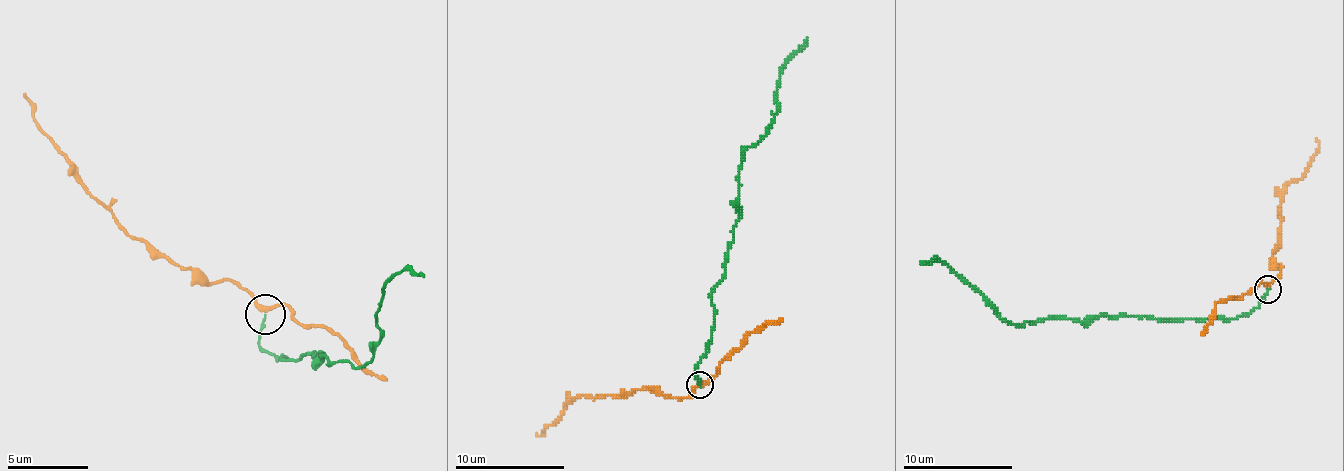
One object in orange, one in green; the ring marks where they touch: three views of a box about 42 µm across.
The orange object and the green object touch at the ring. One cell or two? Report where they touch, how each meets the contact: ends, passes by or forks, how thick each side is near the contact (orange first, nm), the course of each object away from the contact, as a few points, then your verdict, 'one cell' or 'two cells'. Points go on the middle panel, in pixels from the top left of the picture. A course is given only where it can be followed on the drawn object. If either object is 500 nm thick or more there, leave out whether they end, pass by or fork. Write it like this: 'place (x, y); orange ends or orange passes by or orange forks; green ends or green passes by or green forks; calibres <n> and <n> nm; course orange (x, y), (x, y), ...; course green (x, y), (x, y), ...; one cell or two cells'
place (699, 385); orange passes by; green ends; calibres 260 and 120 nm; course orange (700, 384), (687, 398), (656, 395), (648, 389), (599, 398), (583, 395), (572, 400), (542, 433), (536, 433); course green (700, 384), (711, 291), (738, 217), (738, 168), (777, 111), (779, 70), (807, 37); two cells

